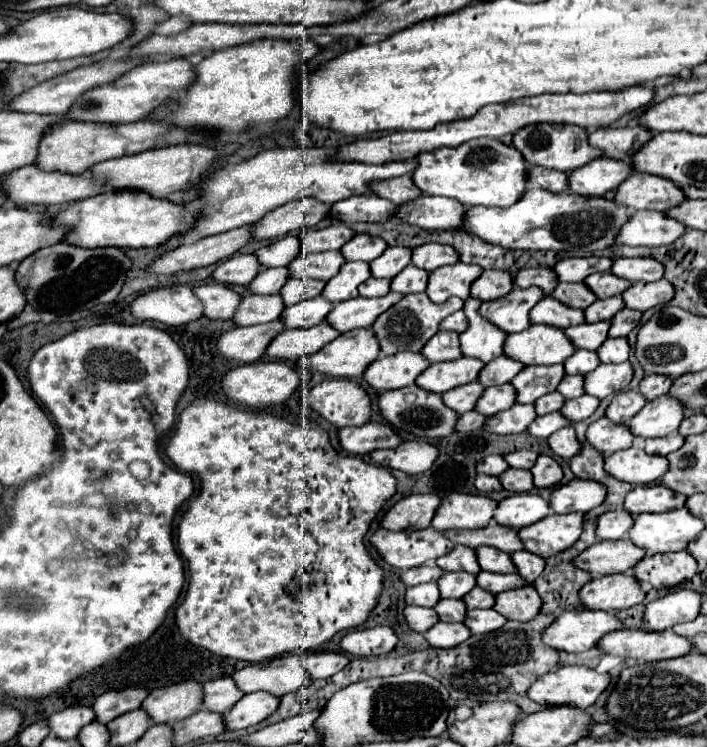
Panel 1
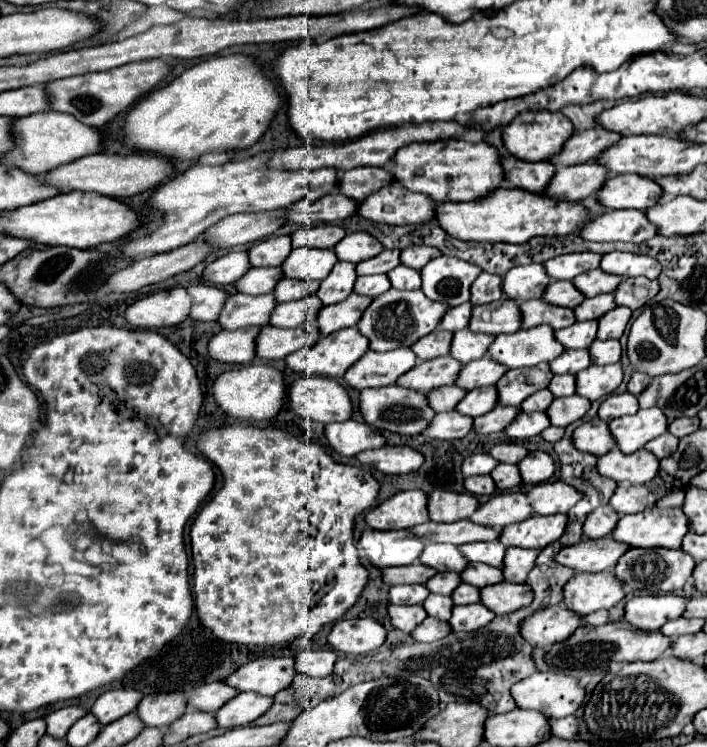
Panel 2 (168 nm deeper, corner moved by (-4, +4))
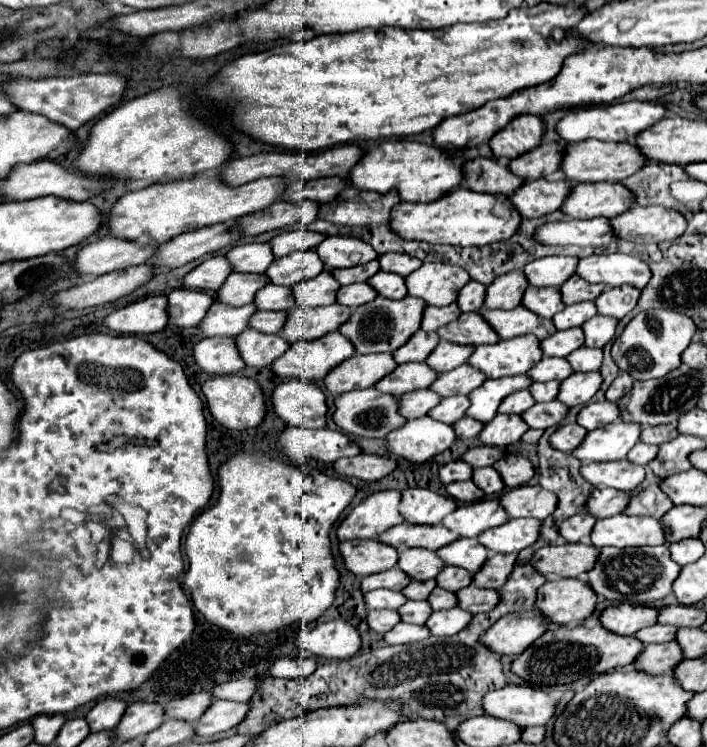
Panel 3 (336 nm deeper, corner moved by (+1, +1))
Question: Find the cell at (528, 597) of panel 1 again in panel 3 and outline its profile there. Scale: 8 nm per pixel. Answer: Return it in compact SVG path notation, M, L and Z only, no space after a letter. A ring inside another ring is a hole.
M468 585L456 593L460 597L460 607L470 611L472 615L476 613L488 613L496 603L500 603L500 593L496 589L478 589L474 585Z

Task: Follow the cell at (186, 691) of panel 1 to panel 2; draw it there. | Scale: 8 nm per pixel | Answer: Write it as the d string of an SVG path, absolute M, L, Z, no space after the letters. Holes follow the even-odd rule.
M181 692L151 694L145 696L137 706L137 716L145 726L165 728L187 710L187 700Z

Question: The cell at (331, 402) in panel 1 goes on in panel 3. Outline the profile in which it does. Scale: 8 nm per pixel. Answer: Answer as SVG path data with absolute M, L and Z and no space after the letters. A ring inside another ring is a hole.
M292 379L280 383L272 393L272 405L280 419L296 427L326 427L326 395L316 383Z

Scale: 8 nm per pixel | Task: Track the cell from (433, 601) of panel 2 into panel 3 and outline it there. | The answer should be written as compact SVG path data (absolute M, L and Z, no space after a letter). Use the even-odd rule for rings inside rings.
M408 601L398 611L400 611L402 621L424 625L428 621L428 617L432 615L432 605L428 601Z

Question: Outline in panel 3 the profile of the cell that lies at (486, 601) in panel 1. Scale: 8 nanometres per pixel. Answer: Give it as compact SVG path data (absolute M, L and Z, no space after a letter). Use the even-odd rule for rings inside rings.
M436 587L436 591L432 591L432 595L428 597L428 601L432 603L434 611L442 611L442 609L450 609L458 605L458 597L452 591L446 591L442 587Z

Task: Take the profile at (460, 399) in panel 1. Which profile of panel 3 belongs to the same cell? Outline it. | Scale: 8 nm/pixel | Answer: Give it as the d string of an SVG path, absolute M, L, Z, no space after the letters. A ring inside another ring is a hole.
M430 389L412 391L412 393L400 397L400 413L402 413L406 419L424 417L424 415L428 415L428 411L434 409L440 401L442 401L442 397L436 395L436 393L430 391Z

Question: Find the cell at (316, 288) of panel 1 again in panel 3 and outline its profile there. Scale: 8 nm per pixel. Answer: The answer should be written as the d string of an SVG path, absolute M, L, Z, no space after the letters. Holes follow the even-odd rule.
M268 283L256 293L254 303L260 311L290 311L294 307L294 293L290 287Z

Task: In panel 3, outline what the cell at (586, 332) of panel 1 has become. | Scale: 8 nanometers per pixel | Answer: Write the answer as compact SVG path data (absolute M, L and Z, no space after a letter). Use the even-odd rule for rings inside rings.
M582 327L556 331L548 339L540 341L540 347L542 347L544 355L548 355L548 357L568 357L572 351L580 349L582 345L584 345L584 331L582 331Z

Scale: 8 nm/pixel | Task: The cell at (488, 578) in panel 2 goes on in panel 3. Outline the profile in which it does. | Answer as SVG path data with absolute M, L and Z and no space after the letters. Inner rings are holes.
M444 567L444 571L440 571L436 581L438 581L438 587L442 589L460 591L462 587L468 587L472 583L472 575L462 567Z

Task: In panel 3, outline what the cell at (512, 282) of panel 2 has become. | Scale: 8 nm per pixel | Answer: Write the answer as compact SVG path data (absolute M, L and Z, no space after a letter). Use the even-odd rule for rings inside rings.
M510 271L496 277L486 291L486 309L512 309L522 303L524 291L528 289L528 279L524 271Z

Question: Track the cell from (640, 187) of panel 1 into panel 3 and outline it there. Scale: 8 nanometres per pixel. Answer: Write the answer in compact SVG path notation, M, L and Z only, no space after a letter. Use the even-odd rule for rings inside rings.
M576 183L562 211L572 219L594 219L604 213L622 215L632 203L632 191L622 183Z

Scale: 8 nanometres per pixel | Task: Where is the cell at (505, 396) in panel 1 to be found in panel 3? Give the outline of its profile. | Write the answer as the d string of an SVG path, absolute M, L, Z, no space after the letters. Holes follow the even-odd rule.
M456 395L452 399L442 399L440 405L436 405L428 415L440 419L442 423L456 423L466 415L468 407L470 407L468 395Z

